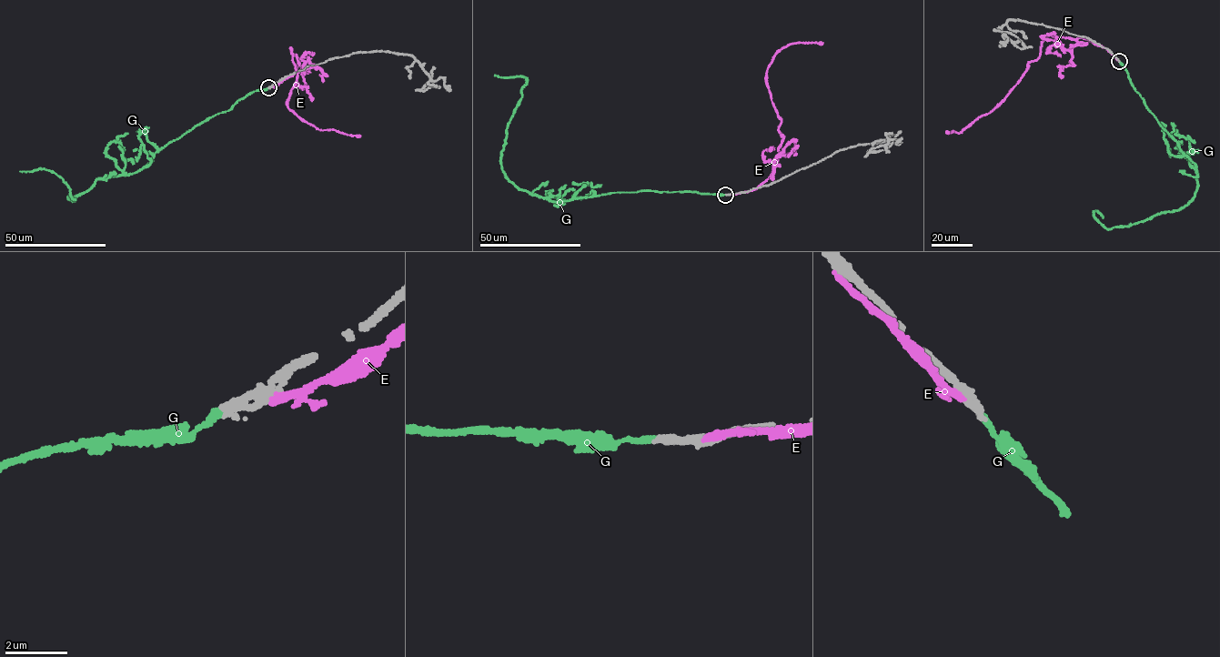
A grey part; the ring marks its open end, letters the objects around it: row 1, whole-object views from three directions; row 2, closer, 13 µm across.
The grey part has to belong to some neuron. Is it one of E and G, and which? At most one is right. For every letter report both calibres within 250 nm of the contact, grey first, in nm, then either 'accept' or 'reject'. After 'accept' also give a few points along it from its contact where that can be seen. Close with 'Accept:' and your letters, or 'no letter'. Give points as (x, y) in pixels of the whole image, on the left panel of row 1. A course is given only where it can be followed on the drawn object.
E: calibres 300 and 260 nm; reject
G: calibres 320 and 190 nm; accept; course (268, 87), (169, 141), (135, 172), (104, 176), (67, 196), (72, 201), (53, 172), (20, 171)
Accept: G

